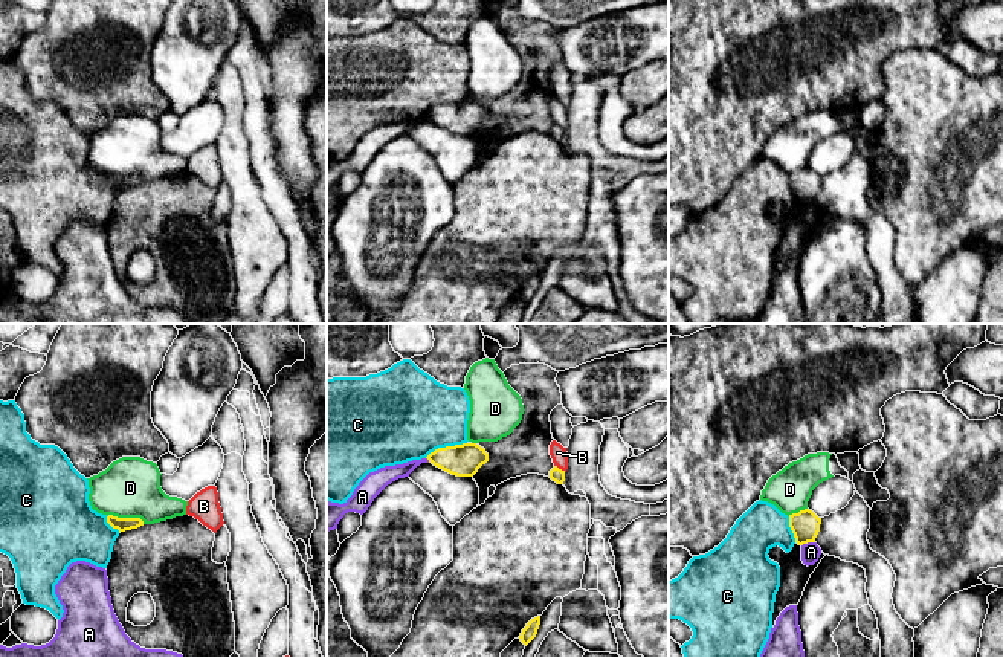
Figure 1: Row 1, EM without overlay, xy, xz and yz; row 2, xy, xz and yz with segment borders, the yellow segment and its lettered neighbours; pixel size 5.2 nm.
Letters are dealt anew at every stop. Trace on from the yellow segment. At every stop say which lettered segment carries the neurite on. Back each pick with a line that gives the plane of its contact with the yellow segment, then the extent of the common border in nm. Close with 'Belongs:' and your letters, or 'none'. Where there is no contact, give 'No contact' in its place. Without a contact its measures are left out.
Belongs: none

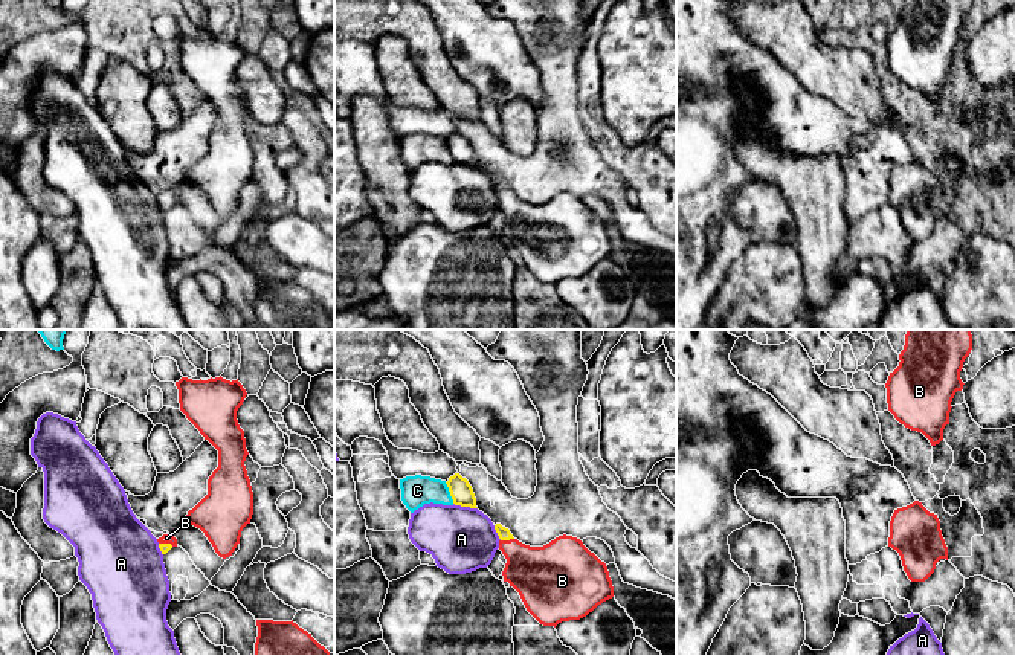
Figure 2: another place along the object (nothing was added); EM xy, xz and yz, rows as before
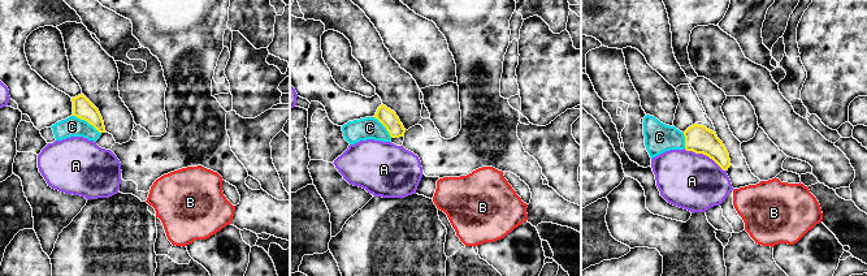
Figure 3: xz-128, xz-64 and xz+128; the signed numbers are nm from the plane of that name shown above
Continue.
B: Touches yellow in xz. Shared border 70 nm
Belongs: B

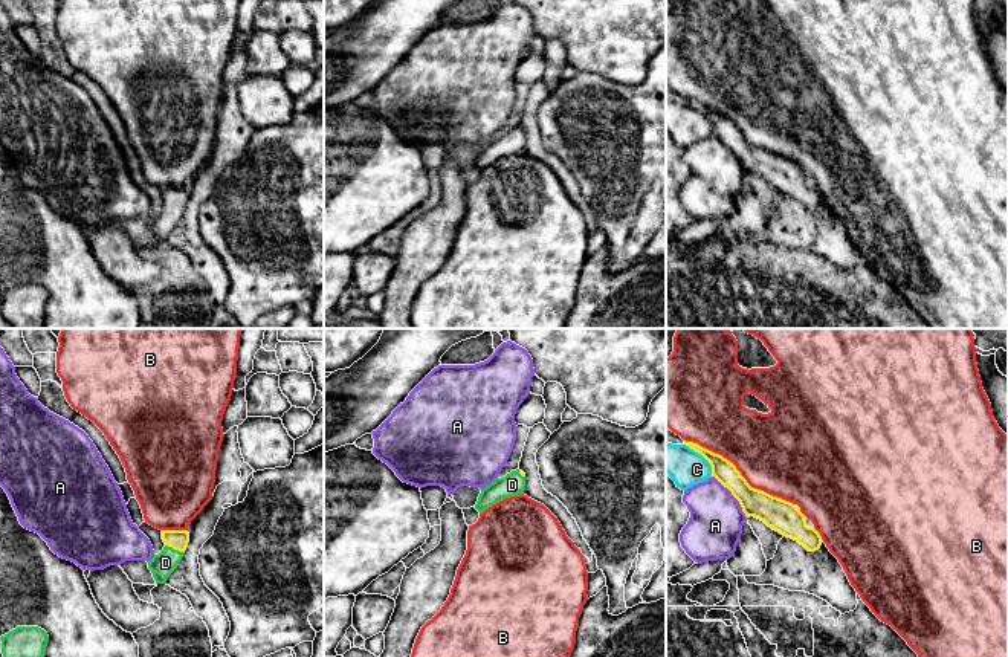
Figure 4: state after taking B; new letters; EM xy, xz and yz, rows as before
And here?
D: Touches yellow in xy. Shared border 110 nm
Belongs: D

